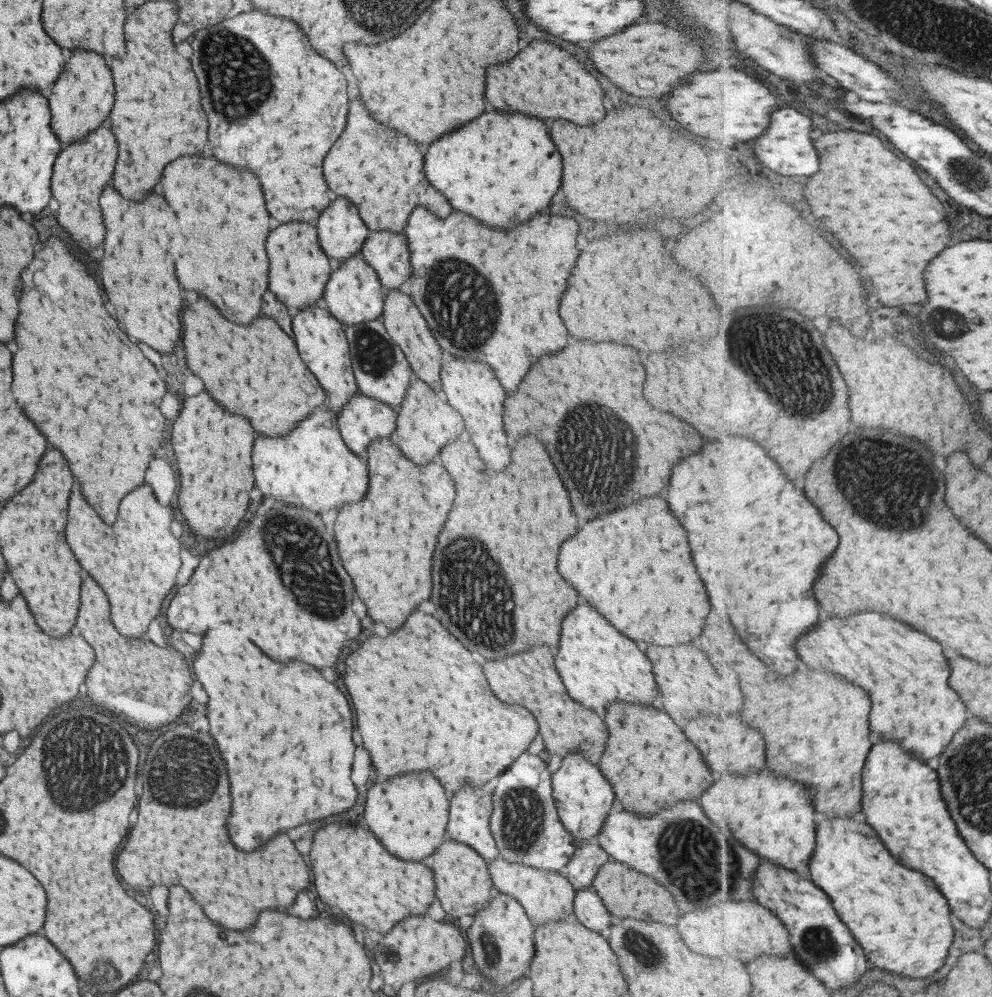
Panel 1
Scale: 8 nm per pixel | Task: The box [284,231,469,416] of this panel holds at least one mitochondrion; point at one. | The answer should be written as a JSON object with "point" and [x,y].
{"point":[376,356]}

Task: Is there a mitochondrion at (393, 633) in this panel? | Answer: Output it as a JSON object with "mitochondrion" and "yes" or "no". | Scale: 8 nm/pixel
{"mitochondrion":"no"}

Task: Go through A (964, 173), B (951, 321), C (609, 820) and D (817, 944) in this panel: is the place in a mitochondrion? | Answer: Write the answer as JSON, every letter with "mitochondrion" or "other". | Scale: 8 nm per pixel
{"A":"mitochondrion","B":"mitochondrion","C":"other","D":"mitochondrion"}

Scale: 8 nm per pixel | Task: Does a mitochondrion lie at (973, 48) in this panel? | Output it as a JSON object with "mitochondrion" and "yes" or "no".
{"mitochondrion":"no"}

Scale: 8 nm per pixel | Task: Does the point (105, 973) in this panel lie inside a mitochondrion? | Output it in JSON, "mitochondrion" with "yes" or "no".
{"mitochondrion":"yes"}

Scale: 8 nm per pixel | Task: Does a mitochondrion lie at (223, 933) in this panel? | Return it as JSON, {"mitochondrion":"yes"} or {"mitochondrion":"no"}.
{"mitochondrion":"no"}

